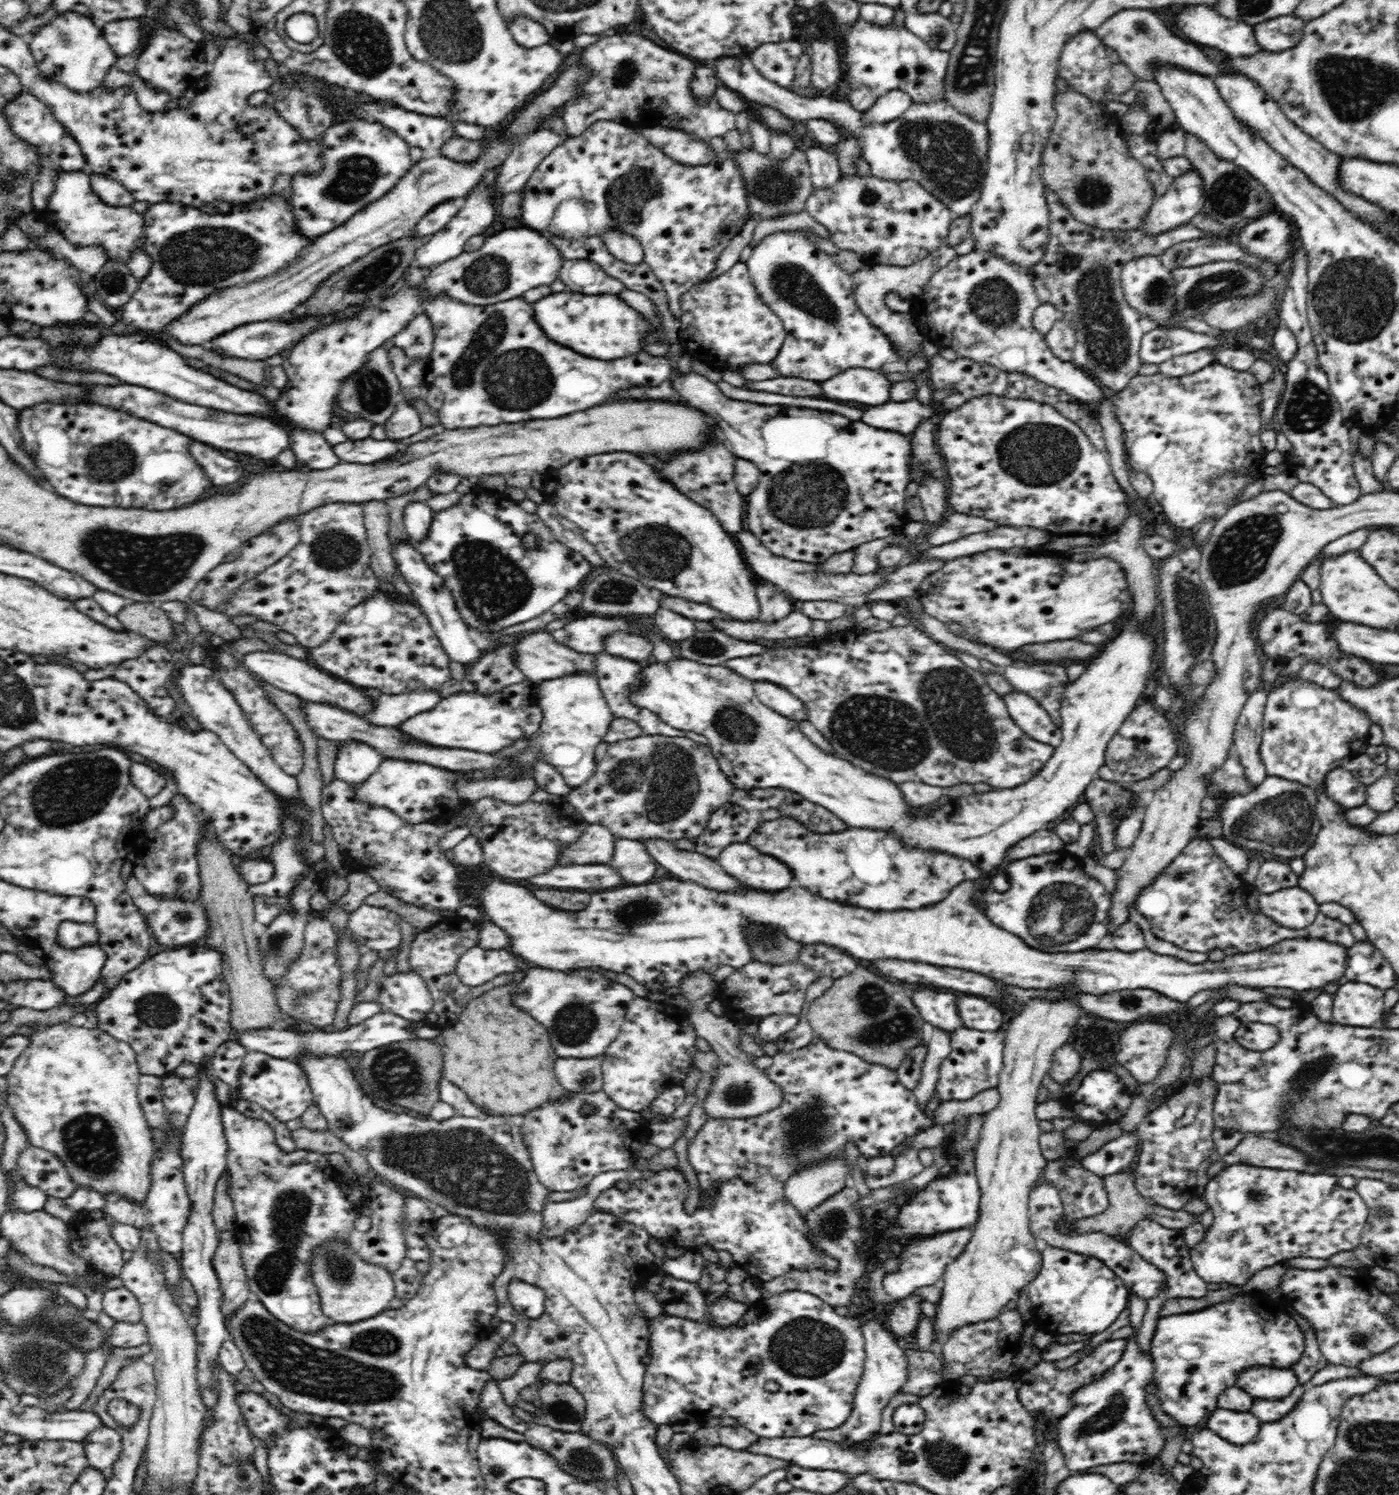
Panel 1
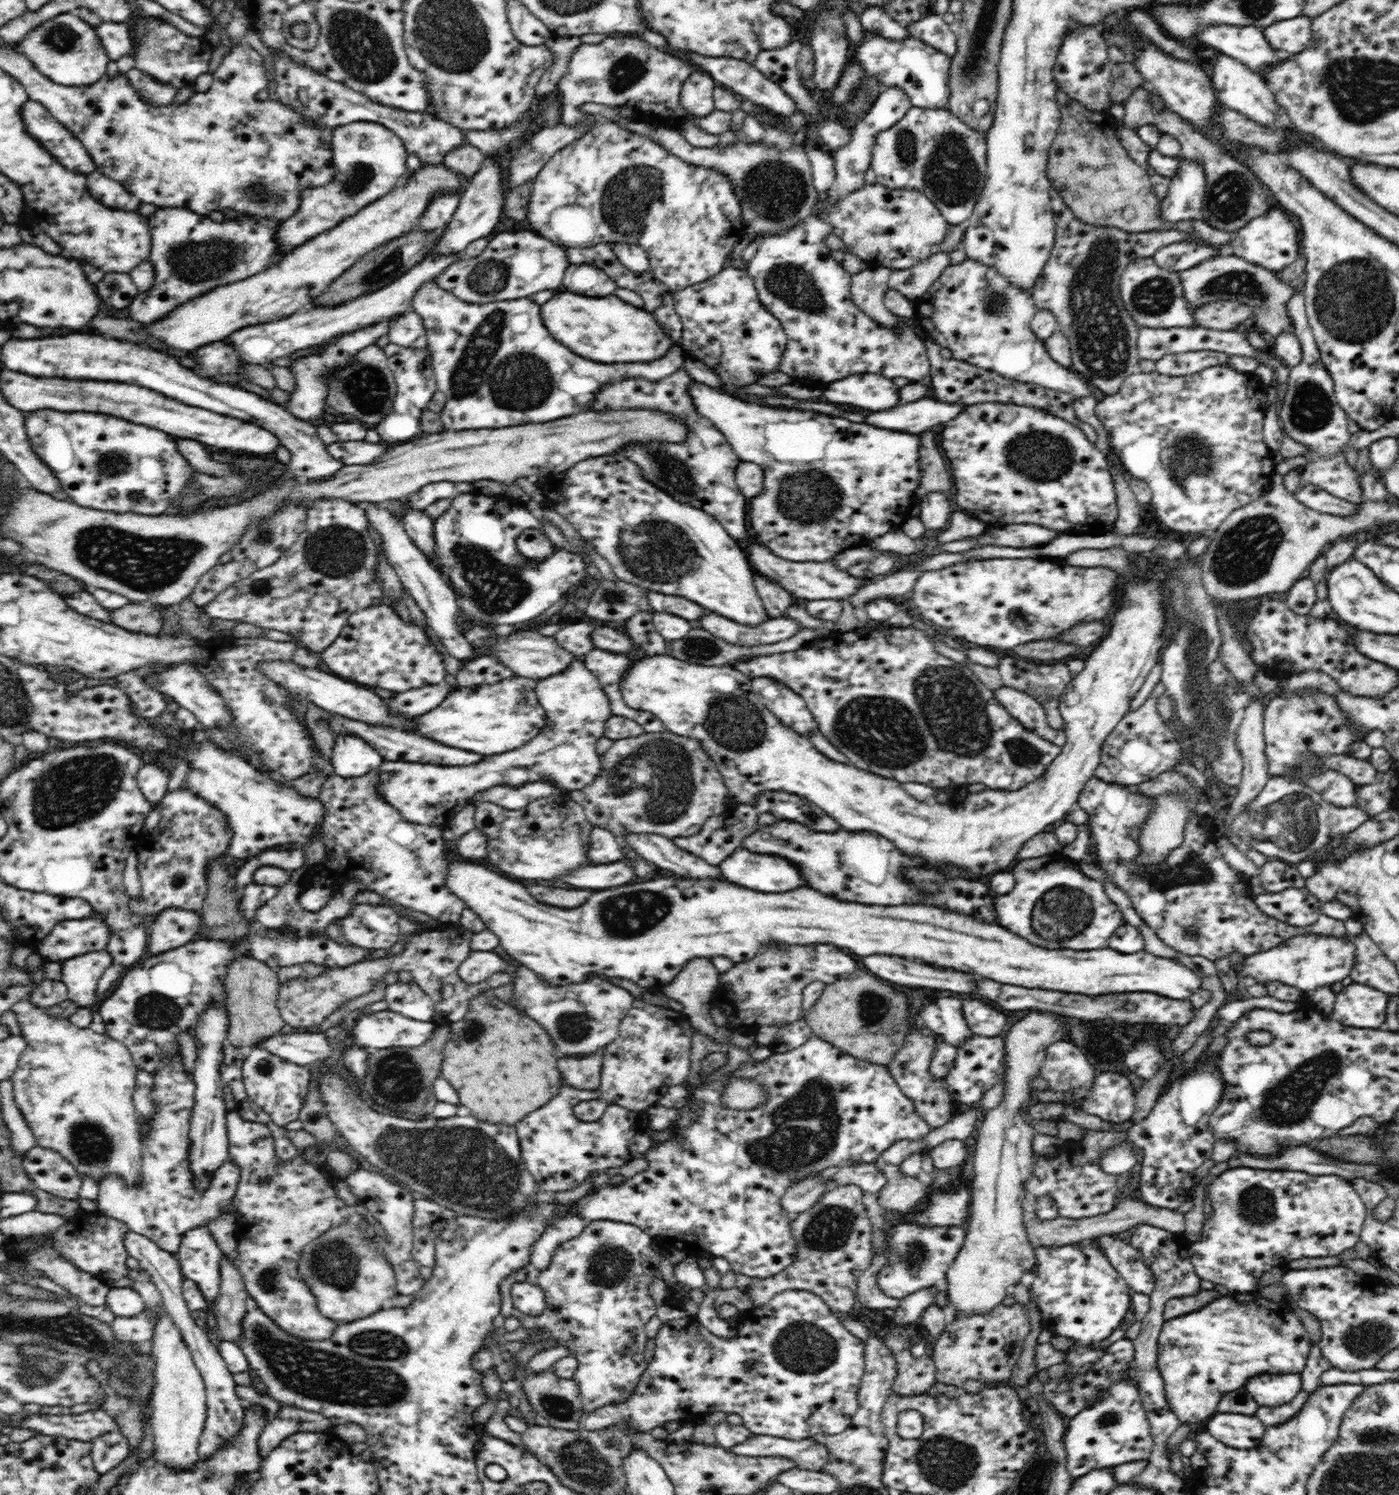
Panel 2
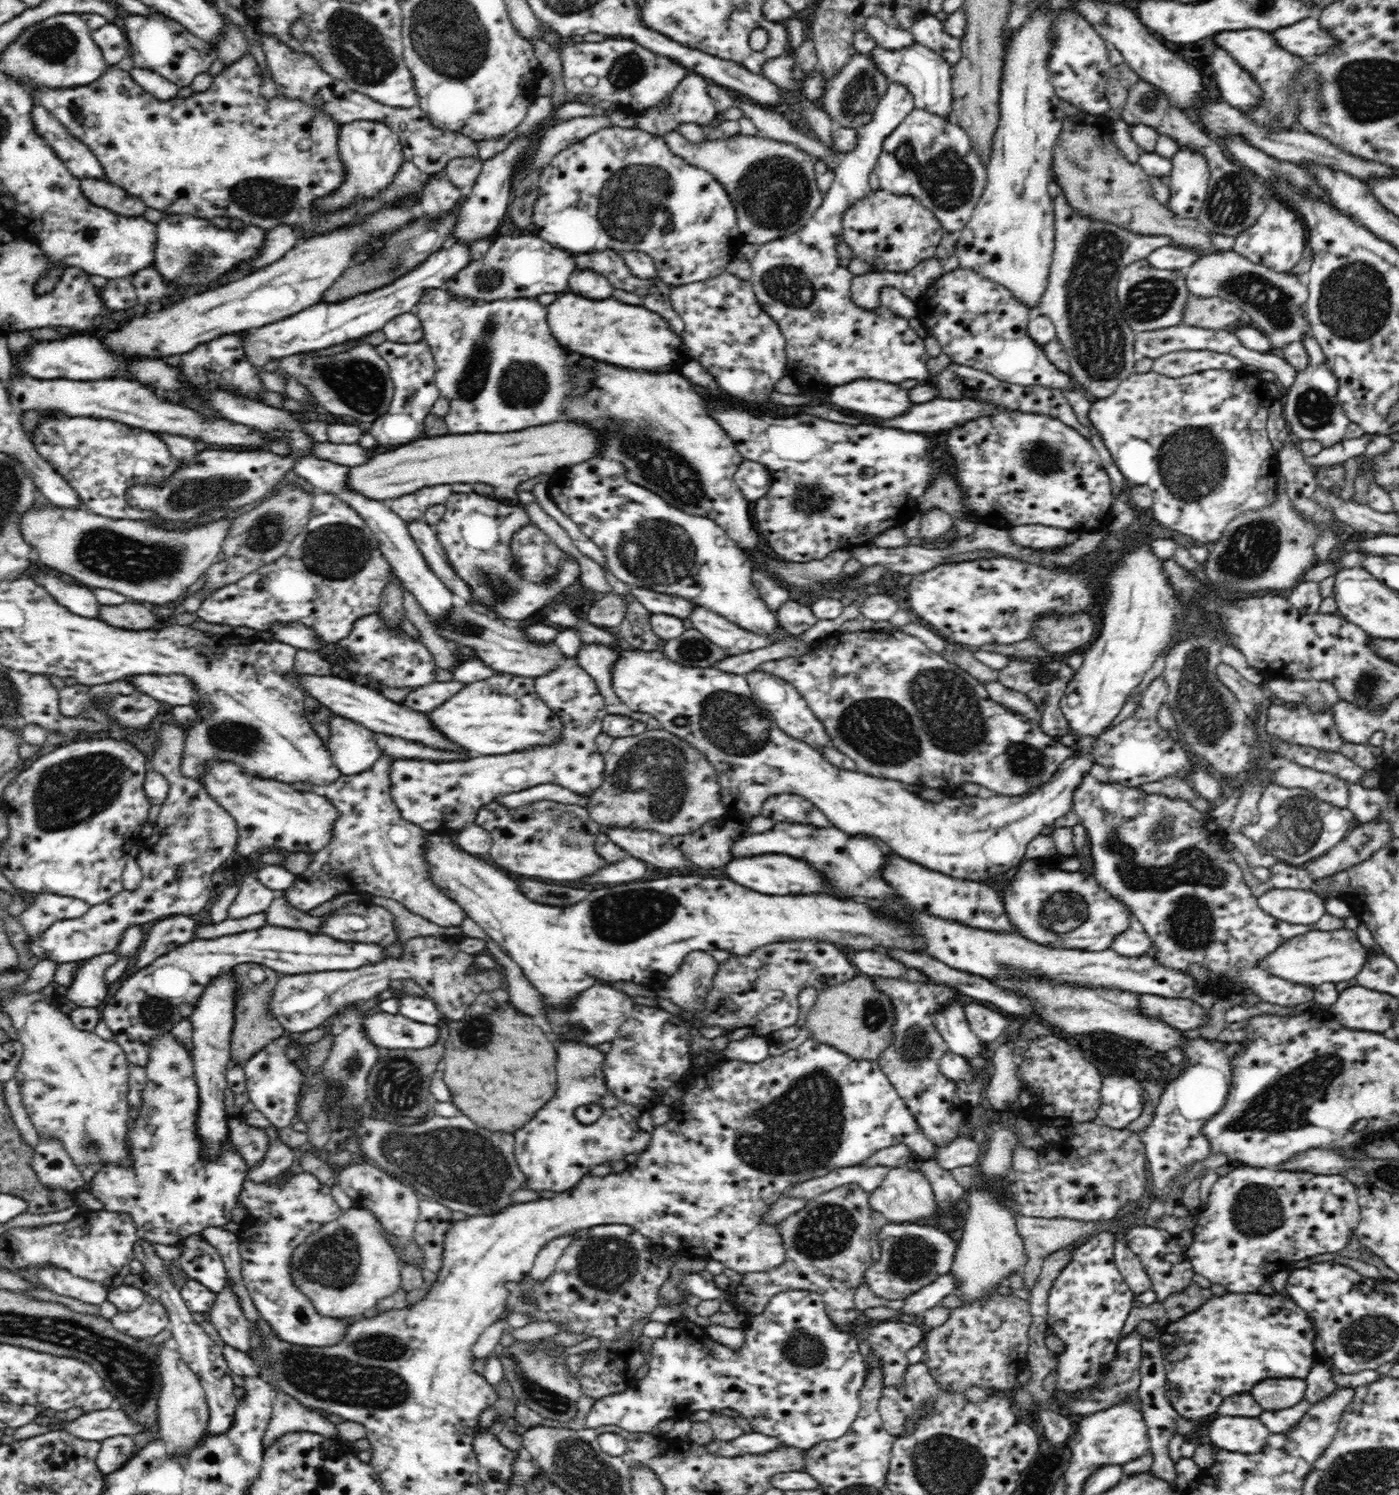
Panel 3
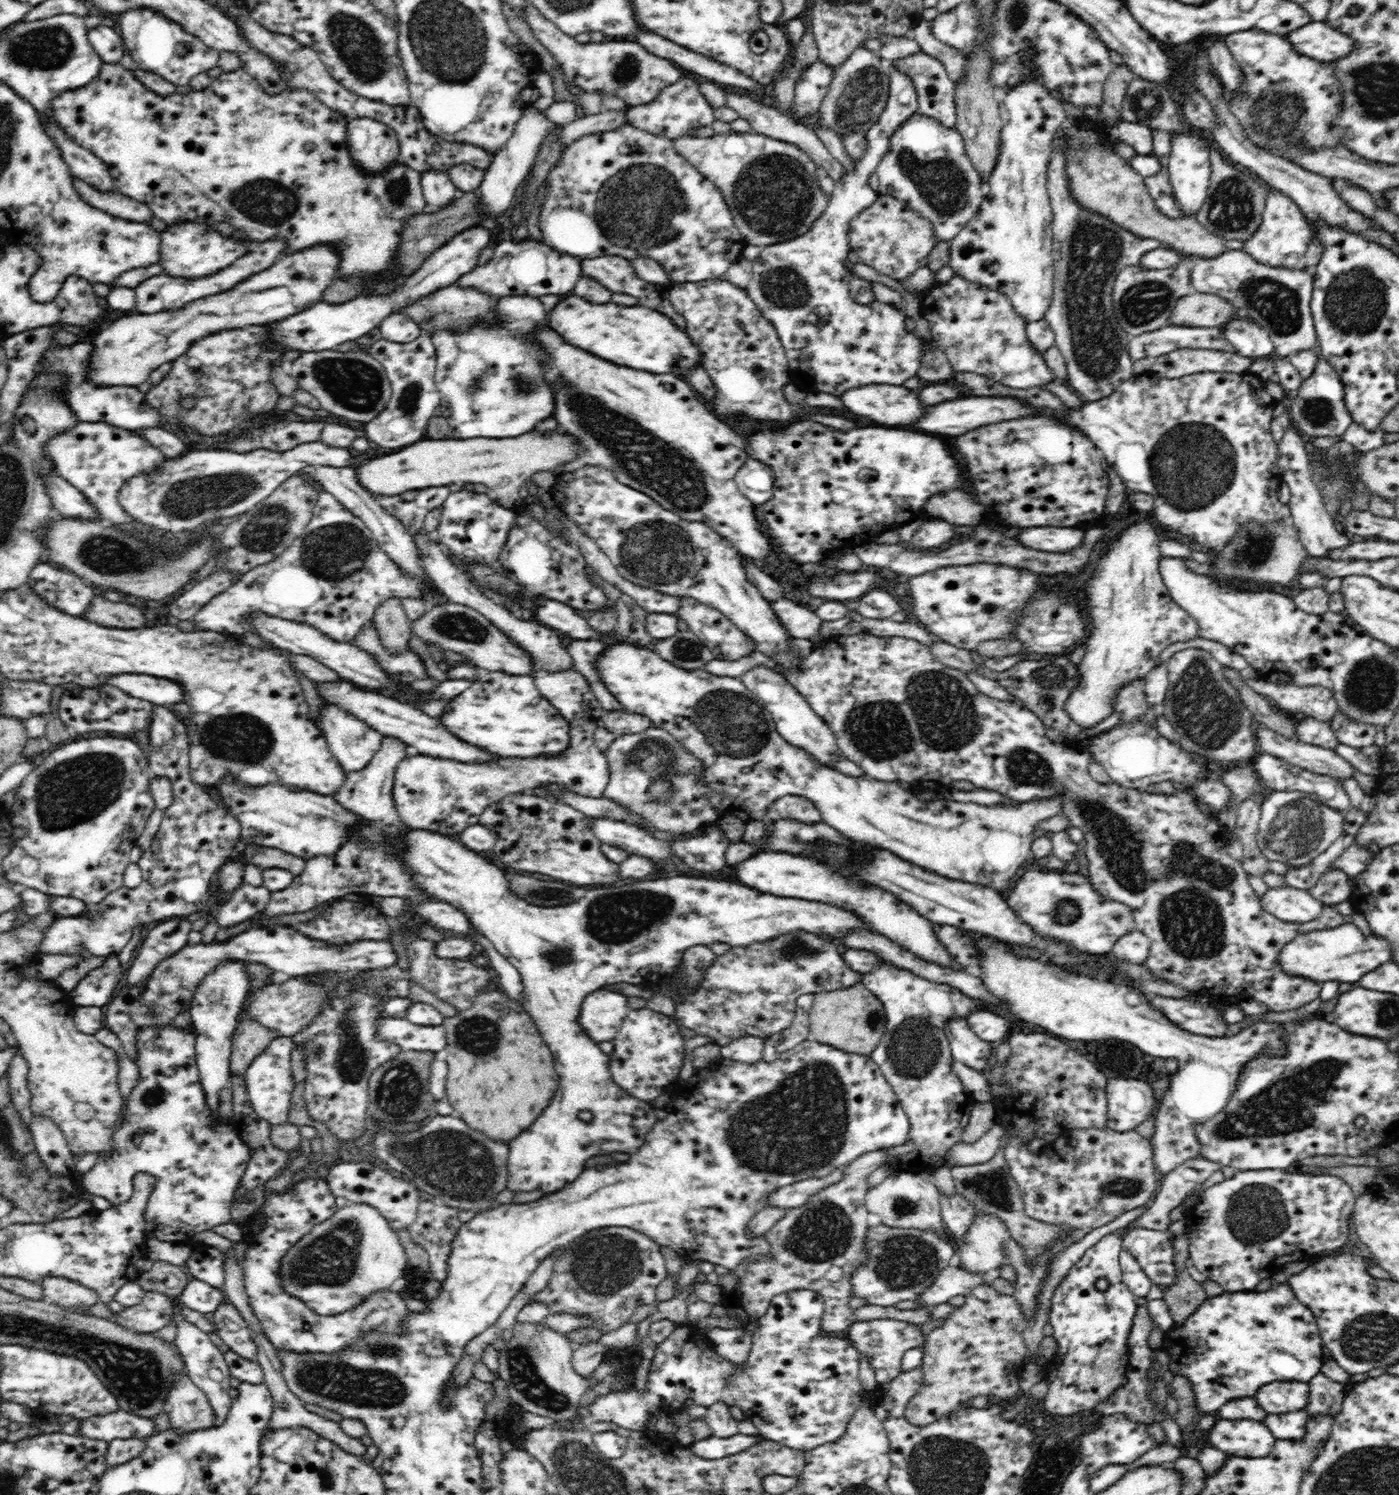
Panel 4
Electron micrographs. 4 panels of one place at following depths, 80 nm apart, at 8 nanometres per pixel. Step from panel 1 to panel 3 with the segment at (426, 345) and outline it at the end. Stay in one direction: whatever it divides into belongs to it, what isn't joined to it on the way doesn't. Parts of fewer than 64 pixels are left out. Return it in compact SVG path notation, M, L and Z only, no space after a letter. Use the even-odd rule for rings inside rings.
M414 311L398 314L388 320L381 330L386 335L386 340L400 344L412 344L425 338L421 320Z

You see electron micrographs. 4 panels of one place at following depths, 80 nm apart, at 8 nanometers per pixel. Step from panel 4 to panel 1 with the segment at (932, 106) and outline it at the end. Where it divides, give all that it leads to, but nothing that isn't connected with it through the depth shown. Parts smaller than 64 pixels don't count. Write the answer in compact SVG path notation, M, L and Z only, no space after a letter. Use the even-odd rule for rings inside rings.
M895 10L893 19L893 27L880 27L862 19L850 27L833 20L830 14L822 14L822 27L819 30L831 31L840 41L842 62L845 65L844 79L851 86L848 101L861 113L868 110L878 100L878 96L894 89L908 93L912 102L918 104L945 100L950 53L928 46L927 42L906 29L903 10Z

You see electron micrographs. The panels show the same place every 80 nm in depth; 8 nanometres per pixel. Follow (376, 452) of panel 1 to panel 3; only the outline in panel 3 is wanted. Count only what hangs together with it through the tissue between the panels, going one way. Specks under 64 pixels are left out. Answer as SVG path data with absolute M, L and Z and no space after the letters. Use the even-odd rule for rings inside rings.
M320 442L313 445L311 454L317 460L324 460L334 465L356 467L365 464L370 460L370 450L358 446L358 444L334 444Z

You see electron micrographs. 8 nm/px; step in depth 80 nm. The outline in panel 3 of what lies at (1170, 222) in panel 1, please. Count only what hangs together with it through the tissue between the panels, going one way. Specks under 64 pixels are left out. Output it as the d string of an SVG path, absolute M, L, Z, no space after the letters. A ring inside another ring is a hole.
M1179 144L1170 158L1168 209L1176 217L1197 219L1207 197L1210 169L1201 152Z

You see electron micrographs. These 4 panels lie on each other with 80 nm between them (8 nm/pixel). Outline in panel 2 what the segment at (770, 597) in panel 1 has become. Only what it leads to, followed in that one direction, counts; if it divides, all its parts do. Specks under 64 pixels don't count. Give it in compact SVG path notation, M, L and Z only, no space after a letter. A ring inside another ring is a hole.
M757 572L753 576L753 583L762 599L767 615L772 619L784 616L786 608L793 604L791 593Z

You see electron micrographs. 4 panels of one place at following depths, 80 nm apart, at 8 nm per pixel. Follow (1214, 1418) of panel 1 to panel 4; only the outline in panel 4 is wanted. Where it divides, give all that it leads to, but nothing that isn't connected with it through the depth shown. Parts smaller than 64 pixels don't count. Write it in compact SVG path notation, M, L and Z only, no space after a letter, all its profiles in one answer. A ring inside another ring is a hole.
M1217 1419L1215 1426L1210 1429L1210 1444L1213 1448L1224 1452L1230 1457L1268 1458L1278 1440L1263 1423L1256 1420L1222 1420Z

